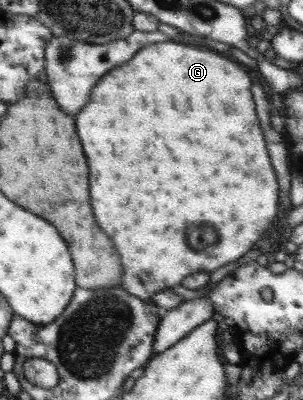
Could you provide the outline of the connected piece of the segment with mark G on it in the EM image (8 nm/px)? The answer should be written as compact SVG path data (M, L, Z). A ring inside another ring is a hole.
M167 41L167 43L157 43L157 45L147 47L147 51L139 51L139 55L135 55L131 63L125 63L123 67L117 67L115 71L111 71L111 75L107 75L107 79L103 79L103 83L95 87L93 113L91 113L91 103L87 103L87 107L83 107L83 111L75 117L79 119L79 137L83 139L83 147L87 147L87 159L91 159L91 185L93 185L95 215L99 215L99 223L103 223L103 231L107 231L107 235L115 239L115 245L119 247L119 255L123 255L123 267L127 267L127 275L123 275L121 286L147 303L152 303L153 297L159 291L181 284L185 277L197 271L212 273L228 265L228 262L237 262L239 257L244 256L249 251L249 247L253 247L253 243L267 231L267 227L277 215L279 185L271 169L267 151L265 151L265 141L263 141L263 133L255 115L255 105L253 105L249 87L251 85L249 85L247 73L233 61L225 59L223 55L209 49L199 49L199 47L195 49L191 45Z

